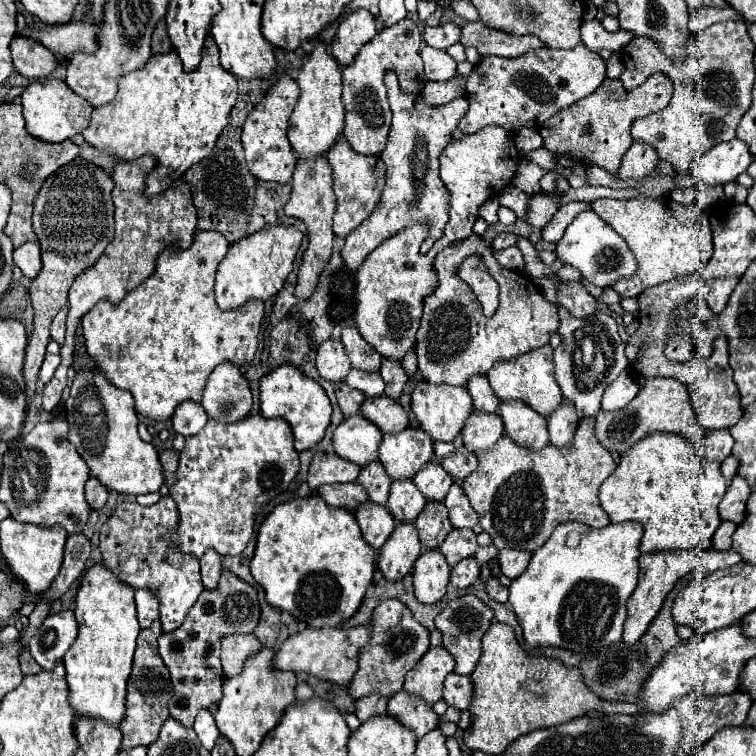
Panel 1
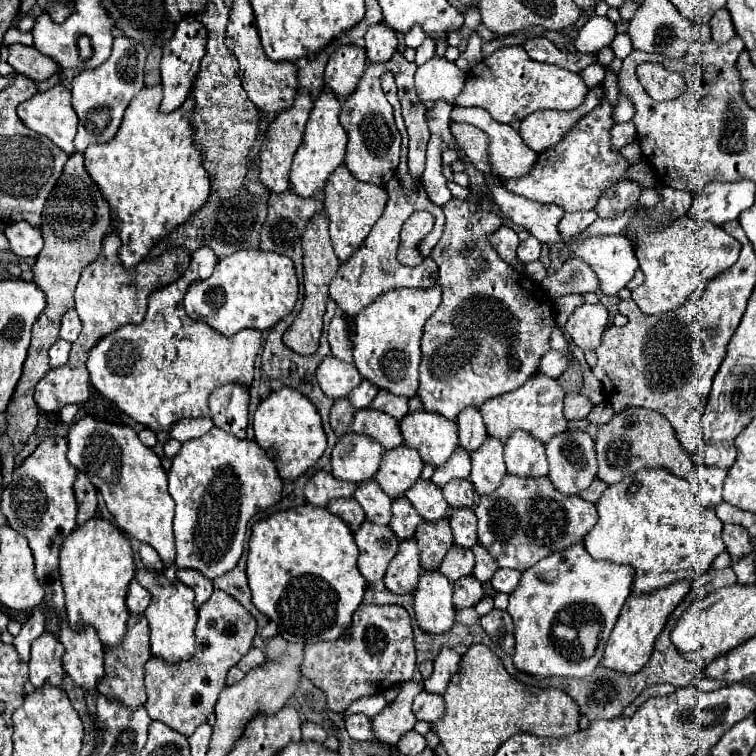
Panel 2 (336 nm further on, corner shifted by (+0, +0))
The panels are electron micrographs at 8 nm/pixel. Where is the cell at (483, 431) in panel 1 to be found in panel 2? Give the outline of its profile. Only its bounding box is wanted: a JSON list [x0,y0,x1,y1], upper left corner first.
[470,437,506,495]

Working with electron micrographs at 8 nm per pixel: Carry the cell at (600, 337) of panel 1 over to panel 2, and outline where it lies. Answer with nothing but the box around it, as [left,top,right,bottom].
[564,389,592,421]

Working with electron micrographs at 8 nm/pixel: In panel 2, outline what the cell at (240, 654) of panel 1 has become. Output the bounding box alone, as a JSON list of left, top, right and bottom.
[238,647,266,673]

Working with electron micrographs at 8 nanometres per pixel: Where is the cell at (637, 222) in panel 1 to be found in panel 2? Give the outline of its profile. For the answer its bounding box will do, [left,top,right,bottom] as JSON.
[632,215,740,315]

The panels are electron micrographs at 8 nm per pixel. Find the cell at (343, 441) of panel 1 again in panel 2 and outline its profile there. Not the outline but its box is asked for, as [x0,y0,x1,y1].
[332,433,384,483]

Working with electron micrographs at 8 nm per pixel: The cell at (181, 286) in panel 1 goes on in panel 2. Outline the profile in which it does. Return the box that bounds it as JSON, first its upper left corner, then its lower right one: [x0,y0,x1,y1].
[88,247,260,433]

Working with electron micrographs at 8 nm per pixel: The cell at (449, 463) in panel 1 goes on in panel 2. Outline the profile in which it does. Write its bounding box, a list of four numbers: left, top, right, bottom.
[442,479,474,509]

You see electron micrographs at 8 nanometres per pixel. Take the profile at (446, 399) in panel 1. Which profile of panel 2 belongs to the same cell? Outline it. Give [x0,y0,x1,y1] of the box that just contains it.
[400,411,458,467]

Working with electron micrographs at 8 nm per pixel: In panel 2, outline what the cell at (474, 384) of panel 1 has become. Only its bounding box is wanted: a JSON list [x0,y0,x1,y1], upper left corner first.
[456,407,488,453]

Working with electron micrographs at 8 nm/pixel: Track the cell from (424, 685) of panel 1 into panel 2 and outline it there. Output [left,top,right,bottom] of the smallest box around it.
[370,681,422,745]

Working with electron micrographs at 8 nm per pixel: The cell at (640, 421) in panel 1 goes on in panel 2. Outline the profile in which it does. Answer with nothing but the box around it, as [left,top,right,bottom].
[596,409,694,485]

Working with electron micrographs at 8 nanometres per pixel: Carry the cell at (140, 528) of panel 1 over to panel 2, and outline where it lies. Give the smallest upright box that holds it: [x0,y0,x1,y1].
[136,567,198,665]

